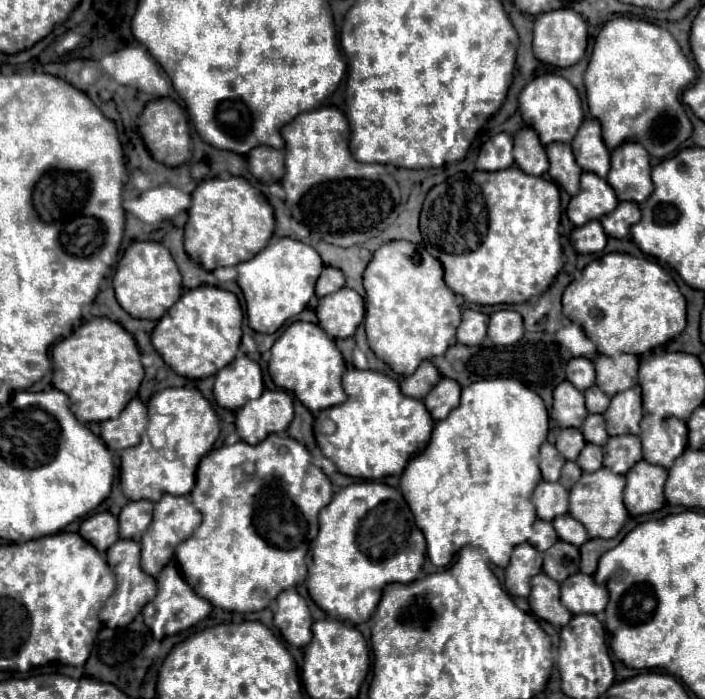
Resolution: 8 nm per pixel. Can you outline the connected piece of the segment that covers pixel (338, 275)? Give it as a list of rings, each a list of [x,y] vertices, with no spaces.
[[[326,266],[316,282],[316,296],[322,298],[322,296],[328,296],[336,290],[340,290],[344,286],[344,274],[332,266]]]

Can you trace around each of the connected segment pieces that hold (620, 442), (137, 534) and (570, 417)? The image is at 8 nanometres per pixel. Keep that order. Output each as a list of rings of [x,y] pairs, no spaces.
[[[612,436],[604,444],[604,466],[614,474],[626,474],[638,460],[642,460],[638,436]]]
[[[150,500],[128,502],[118,516],[120,538],[130,538],[138,542],[144,530],[148,528],[148,522],[152,522],[152,510],[154,510],[154,504]]]
[[[562,382],[554,388],[552,418],[560,428],[580,428],[588,410],[584,406],[584,394],[576,390],[570,382]]]

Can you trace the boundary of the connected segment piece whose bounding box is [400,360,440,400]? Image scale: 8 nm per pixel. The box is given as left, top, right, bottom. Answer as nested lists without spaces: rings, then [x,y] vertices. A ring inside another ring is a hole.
[[[428,360],[428,362],[422,362],[412,376],[404,378],[400,388],[402,388],[402,394],[422,400],[424,394],[428,394],[428,390],[432,390],[432,386],[436,386],[438,380],[440,380],[440,374],[434,368],[434,364]]]

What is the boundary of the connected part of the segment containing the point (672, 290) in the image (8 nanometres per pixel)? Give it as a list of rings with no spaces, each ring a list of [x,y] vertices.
[[[612,252],[590,262],[584,268],[582,278],[570,282],[570,286],[564,290],[562,306],[564,306],[564,316],[576,322],[586,332],[586,336],[596,342],[598,352],[606,356],[612,356],[616,352],[628,352],[628,354],[651,352],[658,346],[668,344],[668,341],[676,338],[686,326],[687,303],[680,294],[674,278],[654,260],[636,258],[620,252]]]

